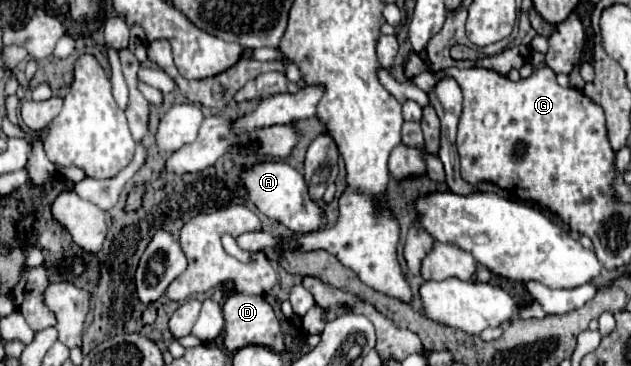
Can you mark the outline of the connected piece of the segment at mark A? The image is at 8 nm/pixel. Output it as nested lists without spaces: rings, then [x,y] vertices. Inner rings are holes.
[[[258,161],[244,169],[244,189],[250,201],[270,219],[280,221],[296,233],[310,233],[322,227],[322,207],[308,195],[308,187],[294,167],[286,161]]]

